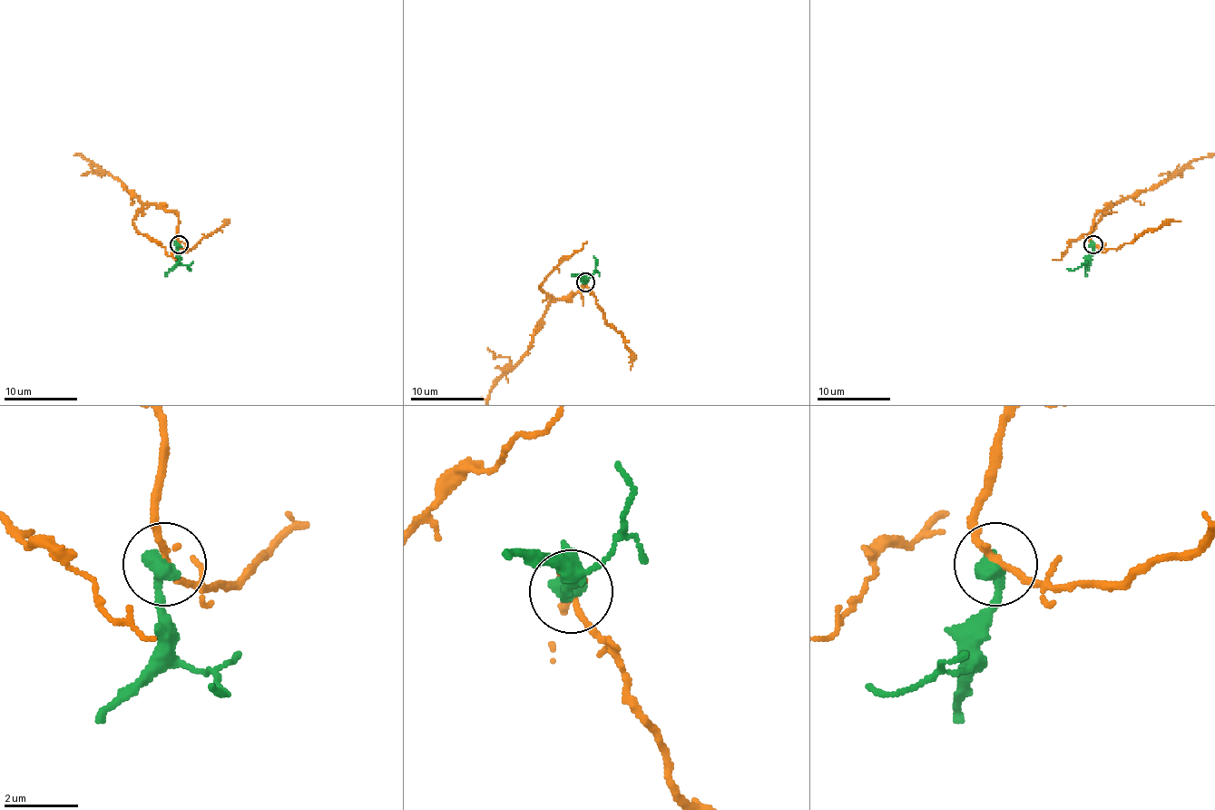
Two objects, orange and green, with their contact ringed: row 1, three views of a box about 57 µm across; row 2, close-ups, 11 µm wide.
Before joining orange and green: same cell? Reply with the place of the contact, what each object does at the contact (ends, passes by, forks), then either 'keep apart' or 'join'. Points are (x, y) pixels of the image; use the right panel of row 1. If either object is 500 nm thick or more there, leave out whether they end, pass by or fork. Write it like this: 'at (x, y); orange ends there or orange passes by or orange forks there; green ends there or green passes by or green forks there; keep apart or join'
at (1092, 244); keep apart

